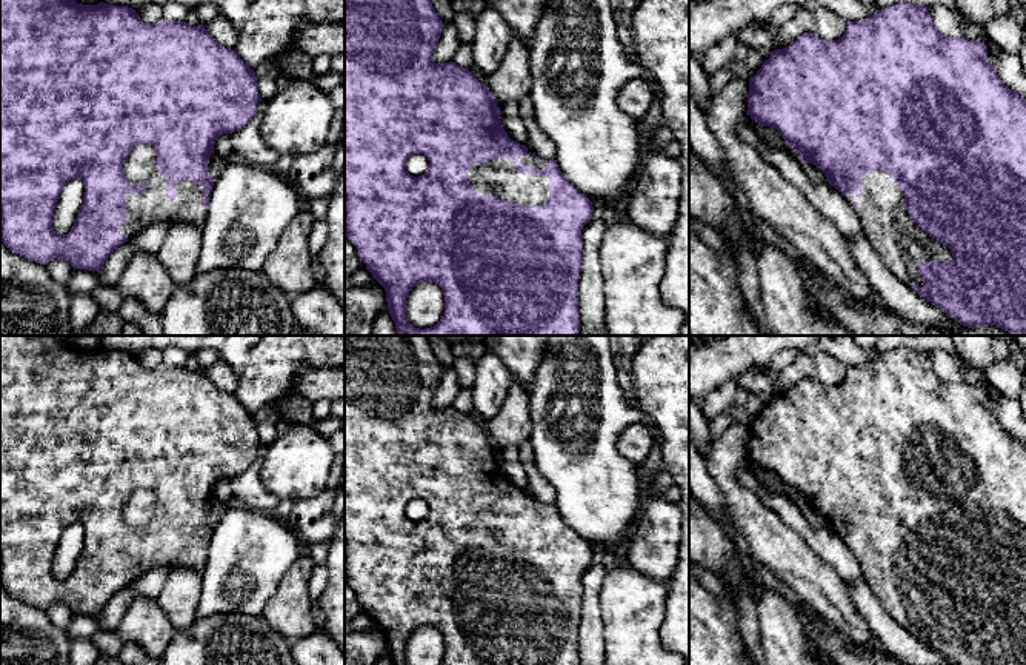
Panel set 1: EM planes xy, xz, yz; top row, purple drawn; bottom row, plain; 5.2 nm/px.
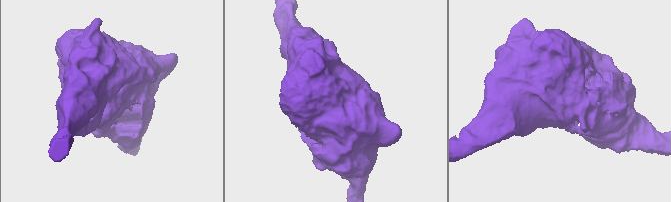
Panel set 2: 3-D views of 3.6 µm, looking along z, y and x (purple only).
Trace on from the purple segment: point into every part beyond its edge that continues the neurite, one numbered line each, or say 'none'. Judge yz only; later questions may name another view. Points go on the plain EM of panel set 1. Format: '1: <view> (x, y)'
1: yz (882, 554)

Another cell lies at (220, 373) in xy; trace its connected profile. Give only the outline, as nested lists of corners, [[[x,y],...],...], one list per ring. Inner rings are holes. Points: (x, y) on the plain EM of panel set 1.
[[[218,359],[214,365],[203,369],[208,379],[223,393],[234,394],[237,388],[237,376],[225,359]]]

